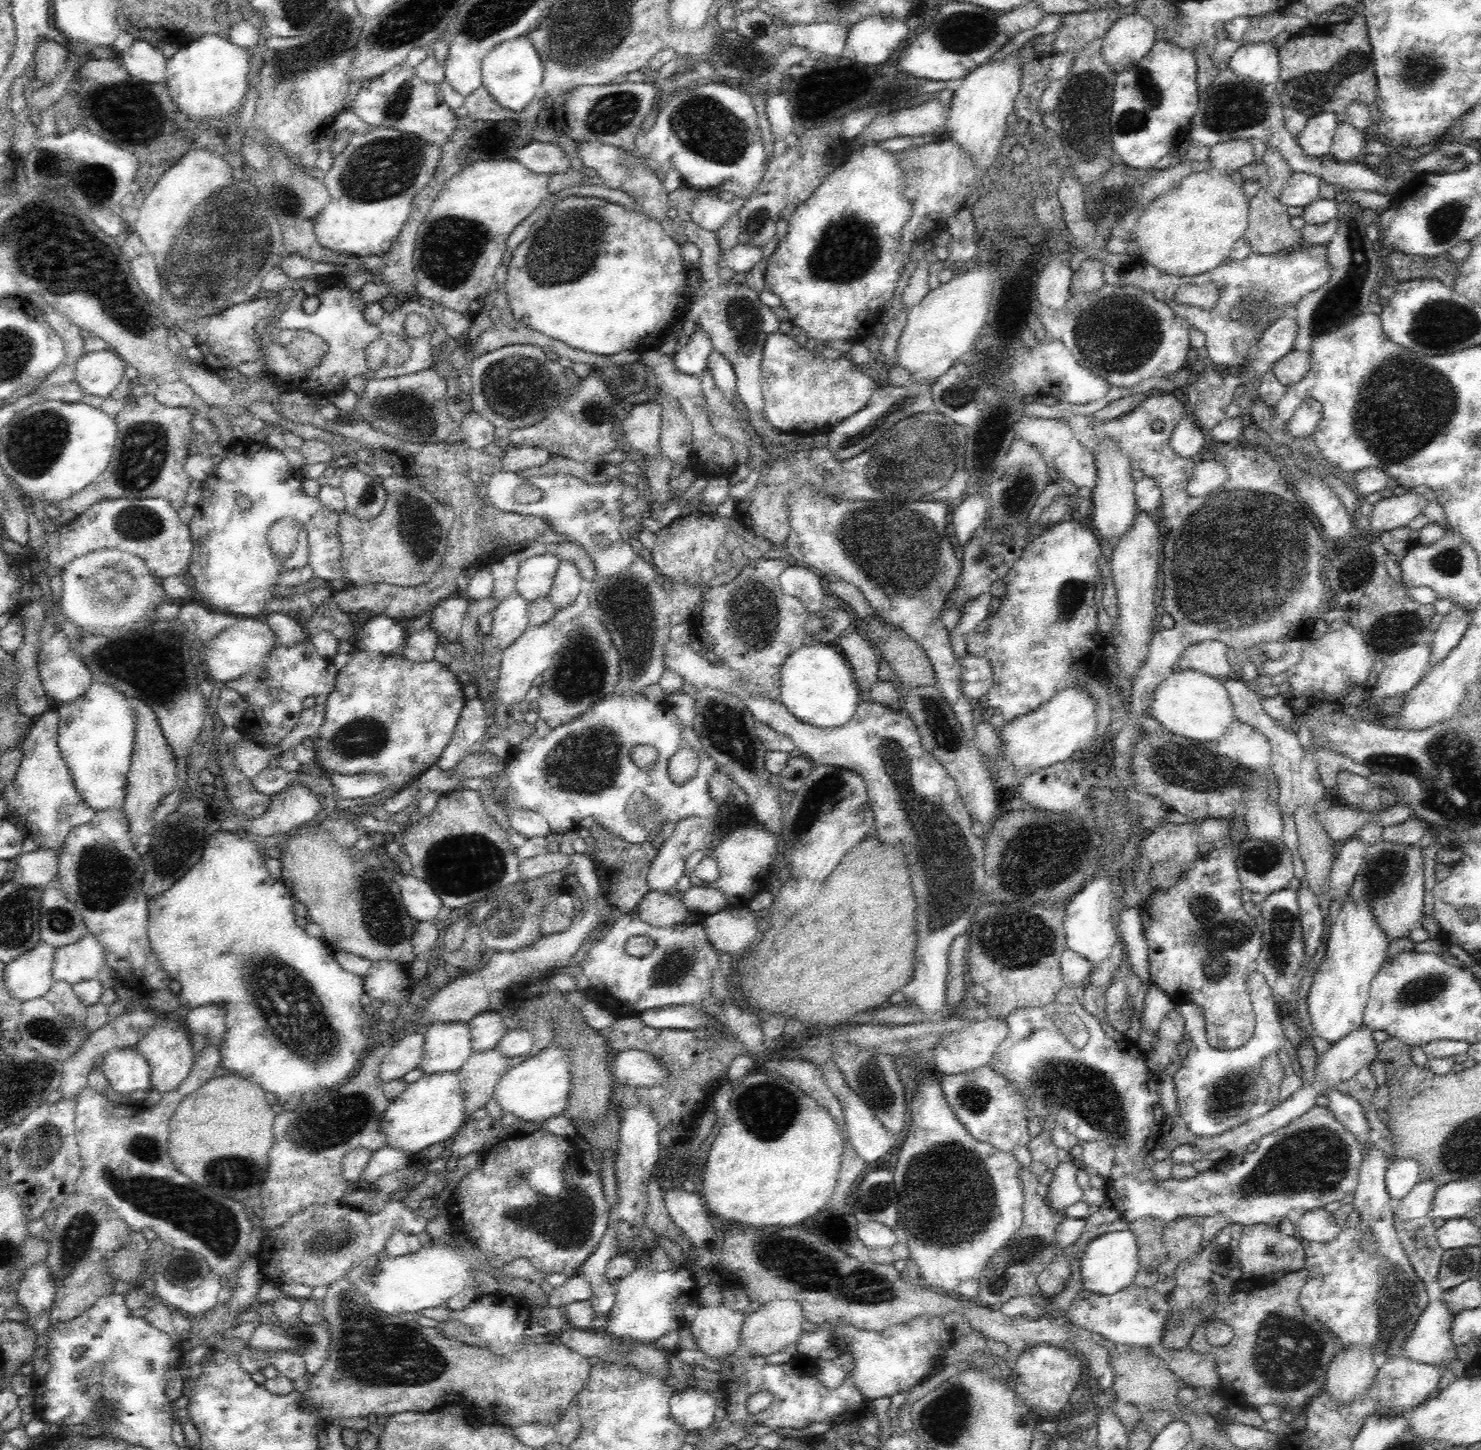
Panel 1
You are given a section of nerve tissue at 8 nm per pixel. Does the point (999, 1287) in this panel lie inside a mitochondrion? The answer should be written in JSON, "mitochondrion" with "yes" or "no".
{"mitochondrion":"yes"}

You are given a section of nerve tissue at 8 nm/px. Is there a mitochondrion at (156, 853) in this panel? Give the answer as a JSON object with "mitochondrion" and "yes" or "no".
{"mitochondrion":"yes"}

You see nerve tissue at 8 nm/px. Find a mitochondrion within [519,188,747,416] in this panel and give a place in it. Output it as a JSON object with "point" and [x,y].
{"point":[559,260]}

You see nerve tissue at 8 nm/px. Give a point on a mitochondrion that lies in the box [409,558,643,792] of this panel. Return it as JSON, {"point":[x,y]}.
{"point":[575,683]}

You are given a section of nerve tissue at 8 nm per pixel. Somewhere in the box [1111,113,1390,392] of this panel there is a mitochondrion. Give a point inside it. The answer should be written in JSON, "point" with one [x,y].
{"point":[1342,300]}

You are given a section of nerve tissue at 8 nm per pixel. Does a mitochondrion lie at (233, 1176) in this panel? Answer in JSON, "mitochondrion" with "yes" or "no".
{"mitochondrion":"yes"}

